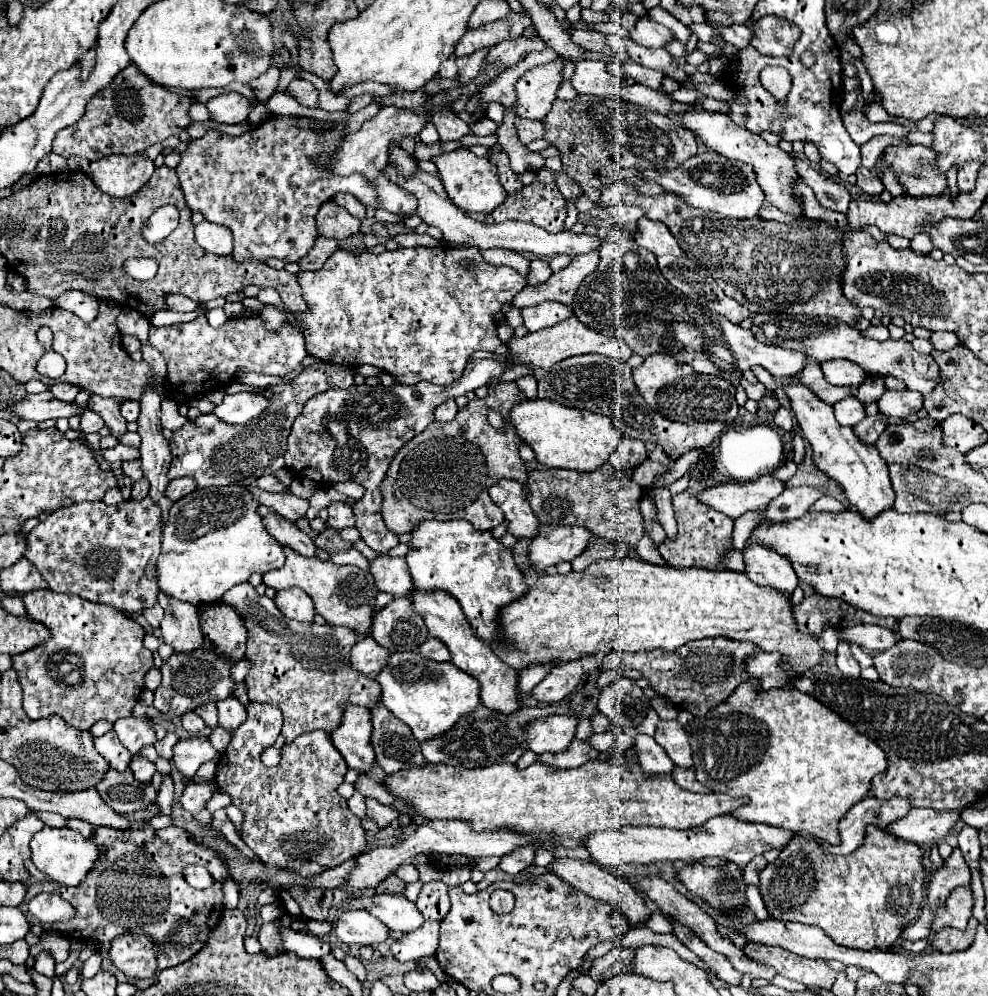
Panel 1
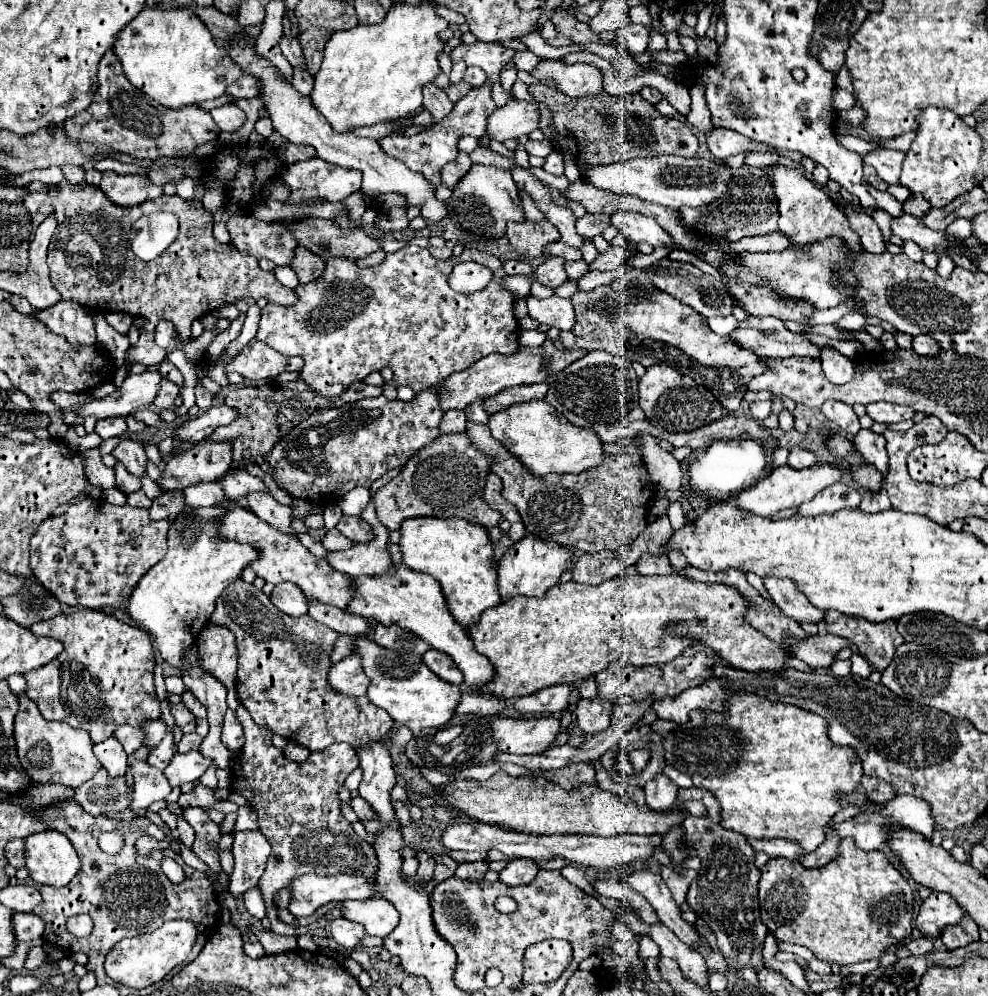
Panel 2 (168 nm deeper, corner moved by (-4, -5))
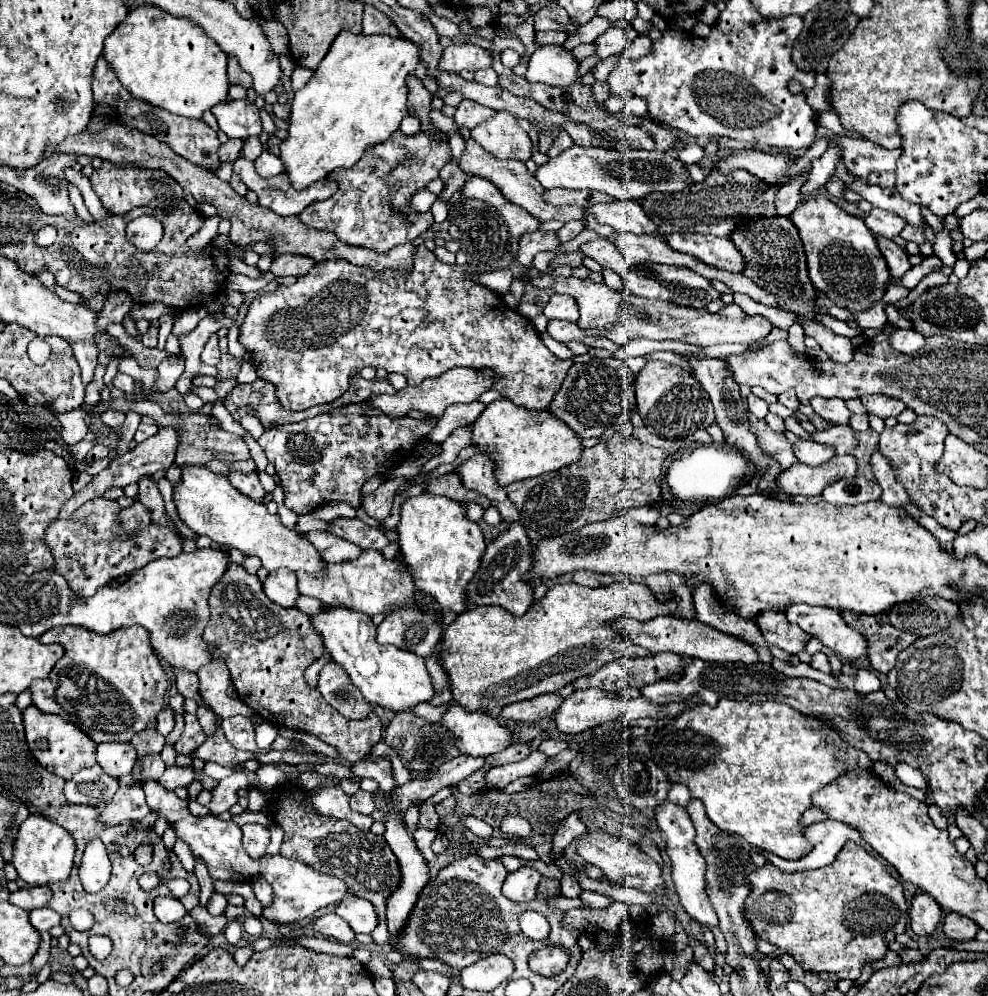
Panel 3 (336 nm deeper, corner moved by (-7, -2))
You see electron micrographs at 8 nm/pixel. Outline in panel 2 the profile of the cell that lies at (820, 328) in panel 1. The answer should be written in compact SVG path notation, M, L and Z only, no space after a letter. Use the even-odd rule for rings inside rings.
M748 317L730 335L742 347L758 353L760 357L820 357L820 347L800 333L792 333L776 317Z

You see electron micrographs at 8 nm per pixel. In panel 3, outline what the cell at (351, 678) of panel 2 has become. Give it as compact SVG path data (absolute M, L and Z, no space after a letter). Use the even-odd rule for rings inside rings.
M327 662L321 668L317 688L323 700L345 718L361 720L375 710L365 702L365 698L361 698L361 692L349 682L349 678L345 678L345 670L341 670L341 666L333 666L333 662Z

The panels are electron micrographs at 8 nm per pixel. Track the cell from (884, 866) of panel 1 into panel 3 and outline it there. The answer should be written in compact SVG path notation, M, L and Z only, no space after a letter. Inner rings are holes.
M847 842L837 854L835 862L809 872L785 874L769 864L749 874L751 892L743 904L743 918L751 924L757 938L775 944L785 954L793 956L805 972L835 974L837 978L857 980L861 966L881 960L897 934L903 934L909 922L909 908L903 896L901 882L889 874L877 858L873 858L863 846Z

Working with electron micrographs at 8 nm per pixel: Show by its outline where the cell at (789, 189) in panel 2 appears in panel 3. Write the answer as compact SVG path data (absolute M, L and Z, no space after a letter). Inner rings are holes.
M807 200L789 218L799 228L807 254L809 276L819 292L851 312L867 310L883 298L891 274L877 246L877 238L869 234L863 218L847 214L831 200Z

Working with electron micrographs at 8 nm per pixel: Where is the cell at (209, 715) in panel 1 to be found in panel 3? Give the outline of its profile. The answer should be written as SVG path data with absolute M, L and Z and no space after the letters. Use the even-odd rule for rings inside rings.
M171 668L175 674L175 684L177 690L185 696L185 698L193 698L193 690L197 690L197 674L185 668Z

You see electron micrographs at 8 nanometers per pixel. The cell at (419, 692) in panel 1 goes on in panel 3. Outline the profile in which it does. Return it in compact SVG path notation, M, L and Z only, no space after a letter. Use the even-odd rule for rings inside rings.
M325 606L321 612L311 616L311 624L323 640L323 646L331 660L339 664L353 686L357 686L363 698L373 704L393 712L409 710L419 702L429 702L433 696L433 686L425 670L425 660L421 656L409 654L405 650L395 650L393 646L381 646L375 640L375 624L367 614L351 610L347 606Z

